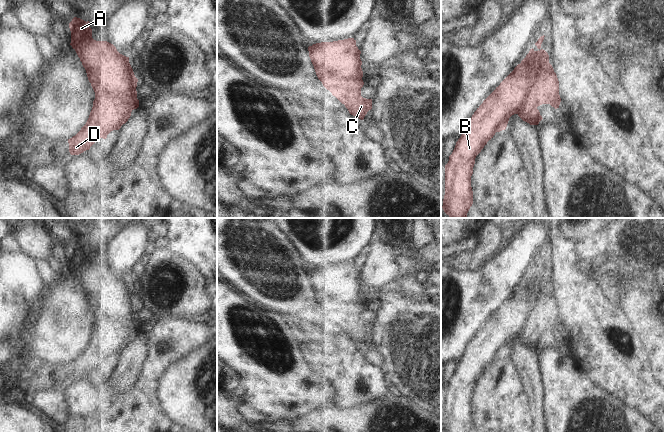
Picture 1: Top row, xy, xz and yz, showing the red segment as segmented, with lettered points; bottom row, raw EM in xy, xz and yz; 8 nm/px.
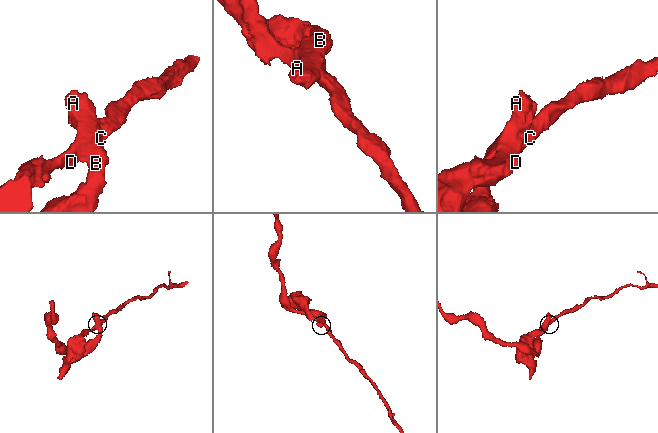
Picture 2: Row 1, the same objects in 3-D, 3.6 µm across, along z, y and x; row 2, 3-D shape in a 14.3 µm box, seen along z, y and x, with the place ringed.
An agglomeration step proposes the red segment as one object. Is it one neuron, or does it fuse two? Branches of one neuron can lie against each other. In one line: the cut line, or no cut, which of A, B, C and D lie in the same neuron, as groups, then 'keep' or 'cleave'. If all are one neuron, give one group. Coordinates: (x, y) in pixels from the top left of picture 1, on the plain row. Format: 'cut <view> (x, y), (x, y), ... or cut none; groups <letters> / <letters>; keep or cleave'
cut yz (548, 286), (529, 313), (527, 328), (516, 337); groups A B / C D; cleave

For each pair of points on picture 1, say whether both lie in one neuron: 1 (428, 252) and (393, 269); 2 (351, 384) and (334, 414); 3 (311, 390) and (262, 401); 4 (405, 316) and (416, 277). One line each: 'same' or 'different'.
1: different
2: different
3: same
4: different

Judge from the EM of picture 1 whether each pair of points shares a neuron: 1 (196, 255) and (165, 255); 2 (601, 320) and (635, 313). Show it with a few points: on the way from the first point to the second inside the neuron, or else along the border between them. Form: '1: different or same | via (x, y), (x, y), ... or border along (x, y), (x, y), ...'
1: different | border along (168, 247), (186, 258), (198, 269)
2: different | border along (613, 297), (638, 335)

